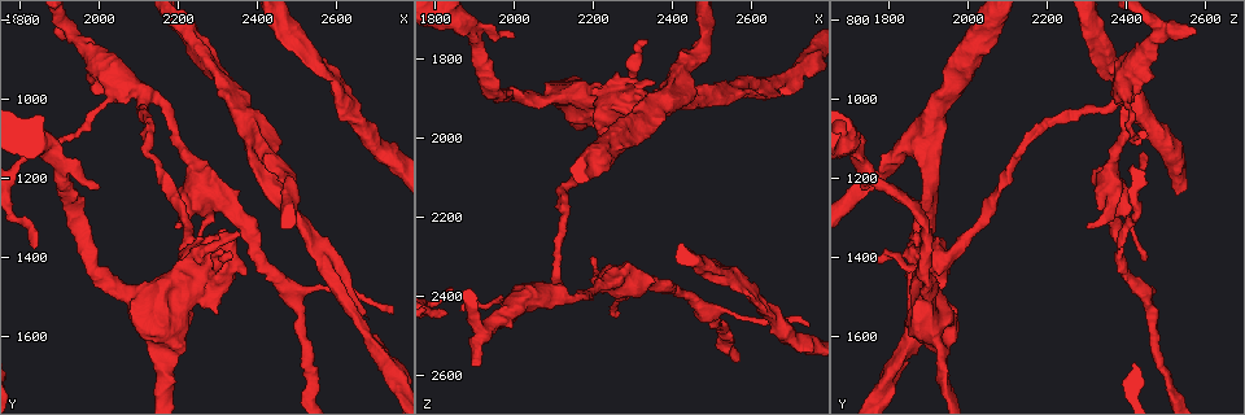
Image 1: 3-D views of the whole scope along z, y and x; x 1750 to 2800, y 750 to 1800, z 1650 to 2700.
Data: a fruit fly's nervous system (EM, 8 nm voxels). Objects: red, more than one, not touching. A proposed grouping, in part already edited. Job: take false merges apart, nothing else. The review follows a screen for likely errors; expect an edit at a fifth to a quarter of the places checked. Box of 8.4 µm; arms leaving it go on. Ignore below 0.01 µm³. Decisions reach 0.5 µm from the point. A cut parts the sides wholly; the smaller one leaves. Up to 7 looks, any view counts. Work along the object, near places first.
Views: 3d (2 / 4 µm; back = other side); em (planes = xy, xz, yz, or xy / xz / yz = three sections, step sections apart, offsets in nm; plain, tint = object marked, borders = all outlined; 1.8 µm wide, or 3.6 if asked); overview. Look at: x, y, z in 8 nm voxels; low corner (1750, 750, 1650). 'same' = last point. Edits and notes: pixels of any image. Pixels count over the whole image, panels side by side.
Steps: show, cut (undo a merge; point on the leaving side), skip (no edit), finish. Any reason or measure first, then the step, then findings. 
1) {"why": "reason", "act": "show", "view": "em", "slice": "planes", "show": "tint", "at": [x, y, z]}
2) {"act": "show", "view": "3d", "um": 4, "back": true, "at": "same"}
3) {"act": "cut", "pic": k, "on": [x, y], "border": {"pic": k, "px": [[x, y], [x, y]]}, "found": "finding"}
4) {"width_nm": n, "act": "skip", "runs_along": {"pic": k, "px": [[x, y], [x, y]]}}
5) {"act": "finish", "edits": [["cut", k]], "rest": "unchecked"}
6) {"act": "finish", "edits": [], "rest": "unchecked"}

{"why": "sudden change in width", "act": "show", "view": "3d", "um": 2, "at": [1900, 1180, 1745]}

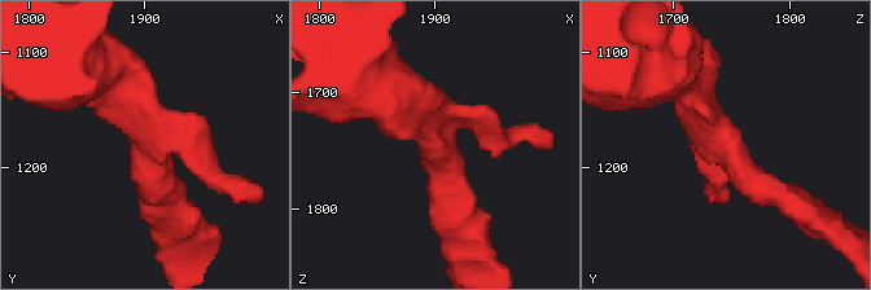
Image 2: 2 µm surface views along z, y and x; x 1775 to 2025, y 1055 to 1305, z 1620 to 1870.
{"why": "shape alone is not enough", "act": "show", "view": "em", "slice": "planes", "show": "tint", "at": [1902, 1180, 1746]}

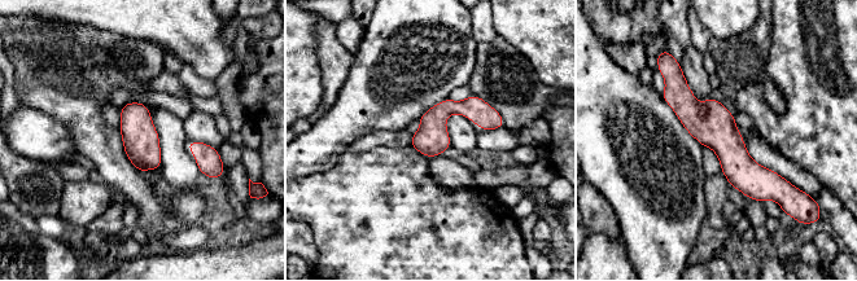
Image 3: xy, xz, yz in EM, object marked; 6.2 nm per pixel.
{"act": "skip", "found": "one cell here"}

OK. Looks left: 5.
{"why": "four-way junction", "act": "show", "view": "3d", "um": 4, "at": [2105, 1000, 2385]}

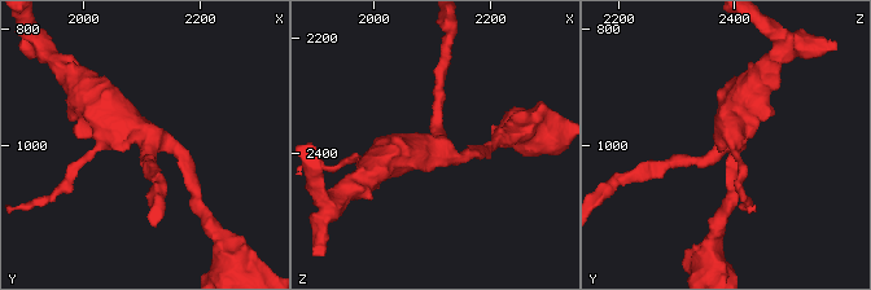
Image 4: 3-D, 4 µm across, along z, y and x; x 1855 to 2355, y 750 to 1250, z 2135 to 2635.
{"arms": 4, "why": "shape alone is not enough", "act": "show", "view": "em", "slice": "xz", "step": 8, "show": "tint", "at": [2110, 995, 2385]}

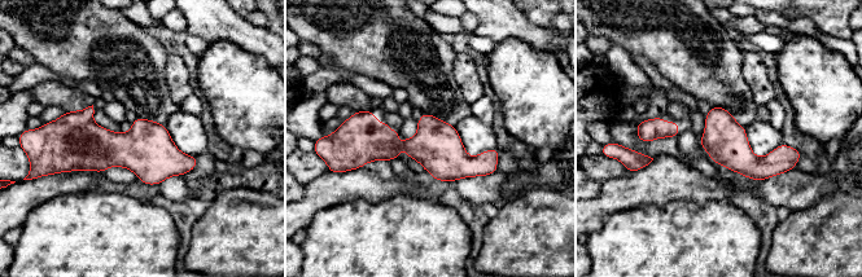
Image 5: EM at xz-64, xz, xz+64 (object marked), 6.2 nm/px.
{"act": "show", "view": "em", "slice": "planes", "show": "tint", "at": "same"}

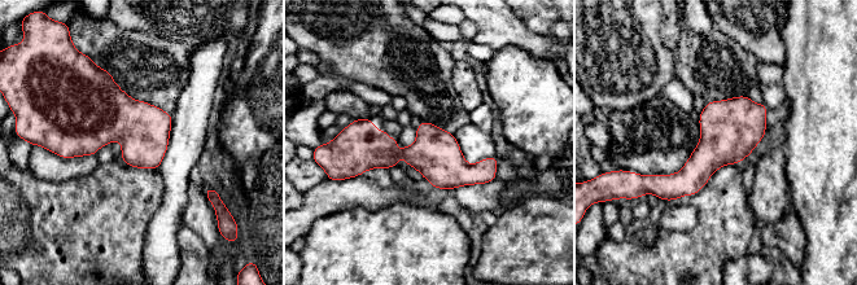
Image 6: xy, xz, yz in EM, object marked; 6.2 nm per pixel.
{"act": "skip", "runs_along": {"pic": 6, "px": [[352, 137], [493, 174]]}, "found": "all the same cell"}

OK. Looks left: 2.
{"why": "calibre changes", "act": "show", "view": "3d", "um": 4, "at": [2195, 1595, 1940]}

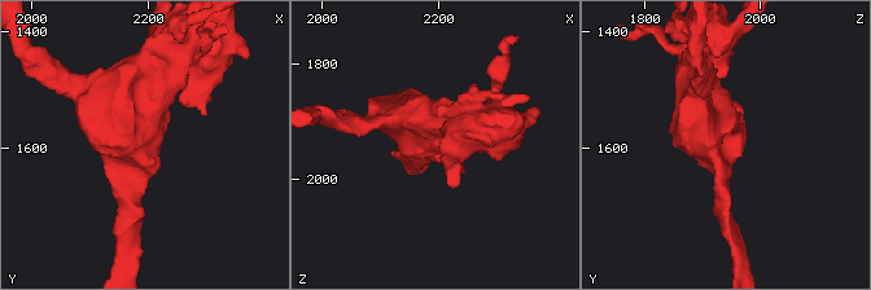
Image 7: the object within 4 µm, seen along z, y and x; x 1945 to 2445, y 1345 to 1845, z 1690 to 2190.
{"act": "show", "view": "em", "slice": "planes", "show": "tint", "at": [2205, 1590, 1935]}

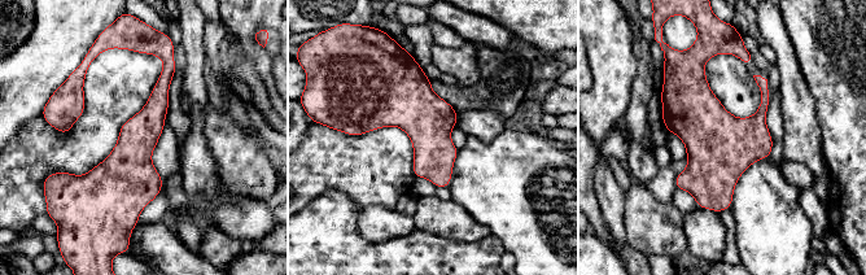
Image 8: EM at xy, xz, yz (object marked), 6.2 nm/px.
{"act": "skip", "found": "continuous, no second cell"}

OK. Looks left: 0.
{"act": "finish", "edits": [], "rest": "unchecked"}

